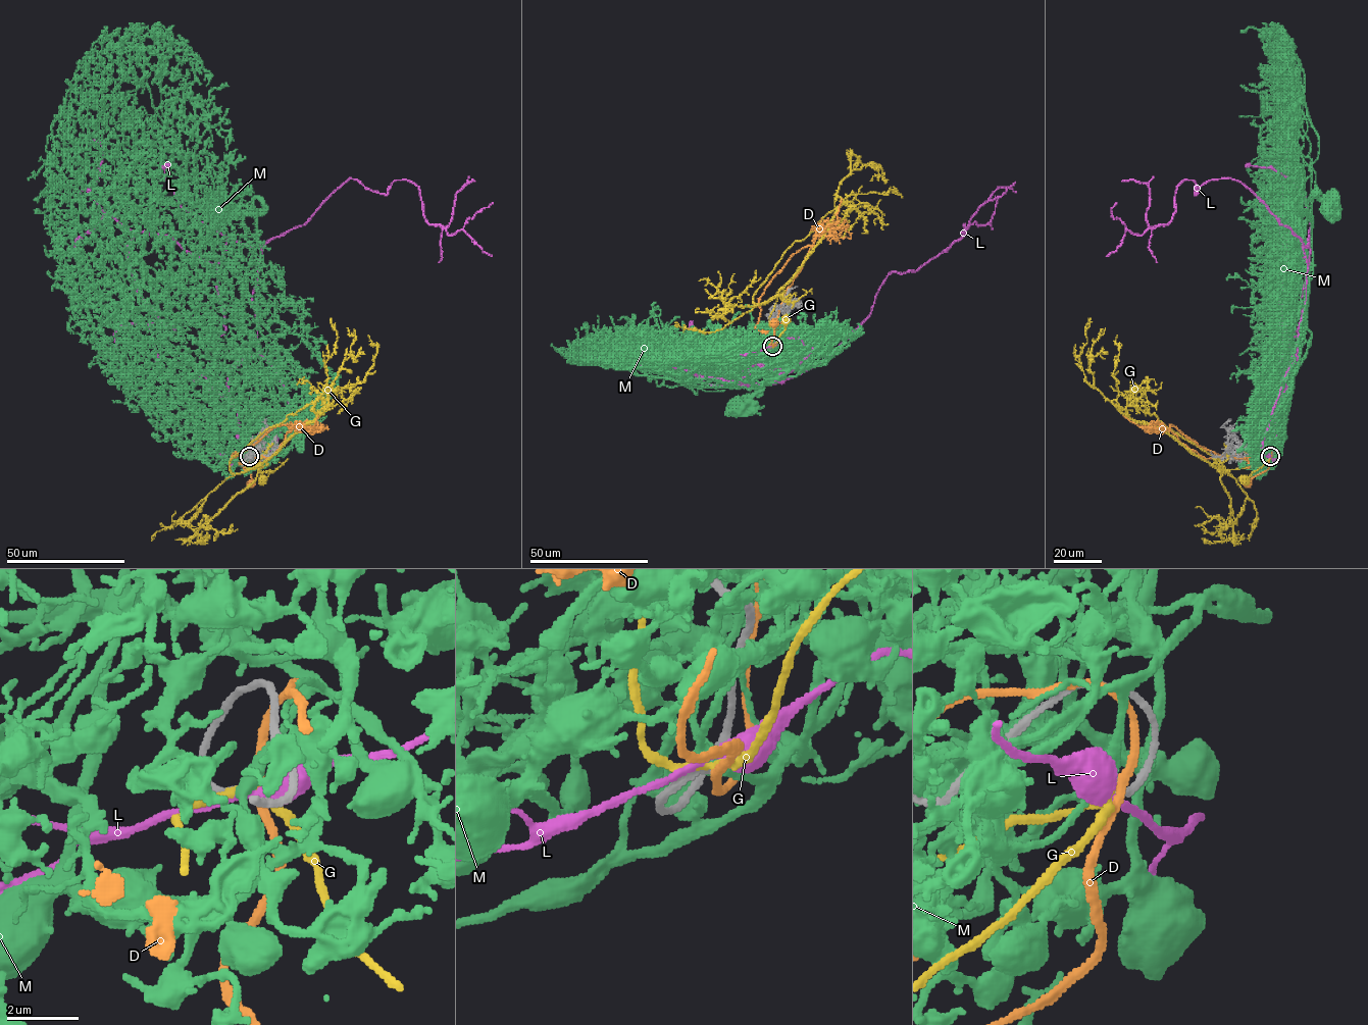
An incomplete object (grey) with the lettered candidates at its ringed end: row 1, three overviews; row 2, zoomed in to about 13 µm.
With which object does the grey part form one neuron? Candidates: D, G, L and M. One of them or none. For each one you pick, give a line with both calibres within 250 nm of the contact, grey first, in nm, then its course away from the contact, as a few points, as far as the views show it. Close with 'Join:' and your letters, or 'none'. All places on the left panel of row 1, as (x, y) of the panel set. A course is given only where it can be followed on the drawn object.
Join: none

